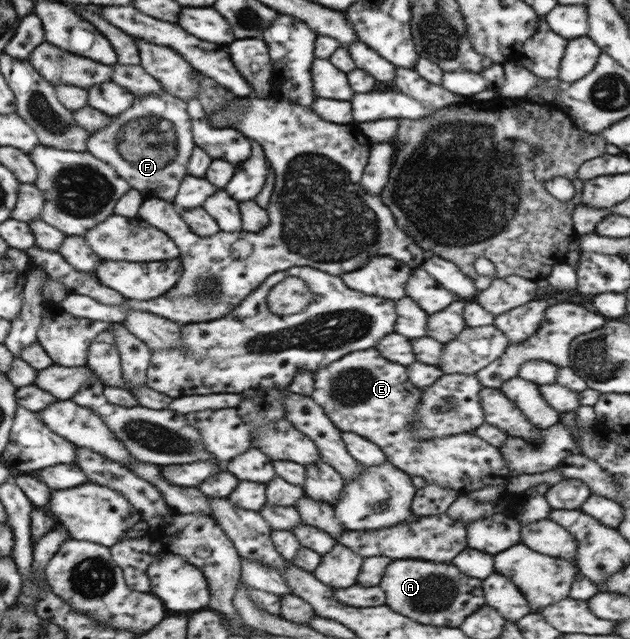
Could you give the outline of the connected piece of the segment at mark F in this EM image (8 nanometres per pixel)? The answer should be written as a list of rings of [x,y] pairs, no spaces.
[[[166,90],[157,94],[136,96],[128,109],[111,116],[111,122],[106,127],[90,133],[86,143],[87,151],[94,157],[109,163],[122,179],[143,195],[173,203],[180,182],[186,177],[187,165],[196,147],[192,134],[192,122],[187,112],[187,102]]]

